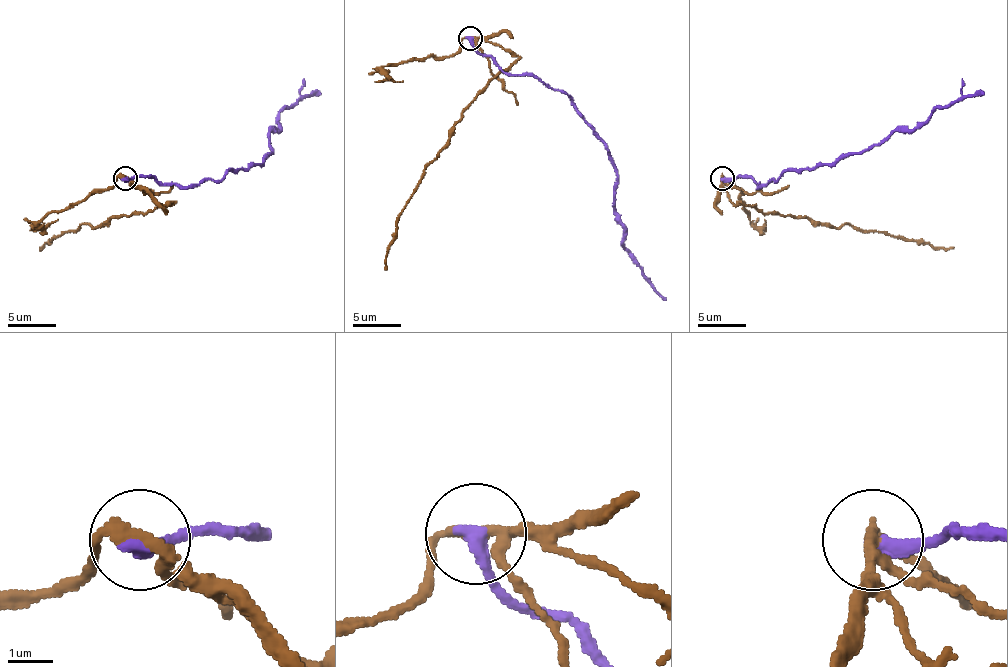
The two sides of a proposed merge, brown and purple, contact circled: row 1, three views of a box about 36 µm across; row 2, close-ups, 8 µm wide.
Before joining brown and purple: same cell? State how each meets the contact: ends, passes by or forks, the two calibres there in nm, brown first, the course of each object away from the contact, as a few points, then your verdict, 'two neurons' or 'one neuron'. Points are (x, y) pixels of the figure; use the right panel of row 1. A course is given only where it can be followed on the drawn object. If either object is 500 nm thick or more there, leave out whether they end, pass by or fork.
brown forks | purple ends | 220/380 nm | brown via (722, 177), (735, 204), (756, 206), (764, 214), (798, 216), (836, 228), (885, 231), (933, 248), (953, 248) | purple via (722, 177), (749, 177), (759, 187), (788, 170), (827, 165), (984, 92) | two neurons

